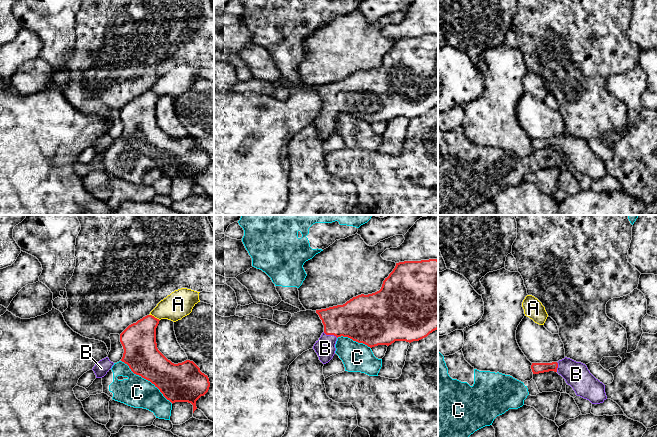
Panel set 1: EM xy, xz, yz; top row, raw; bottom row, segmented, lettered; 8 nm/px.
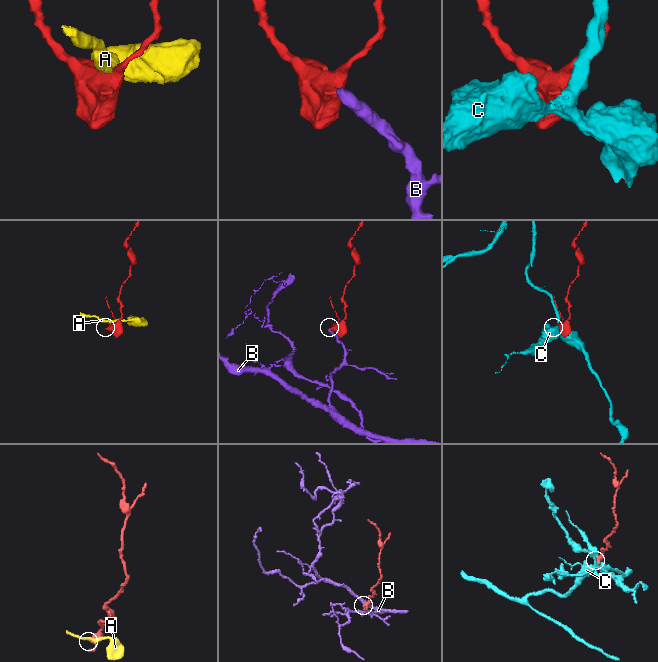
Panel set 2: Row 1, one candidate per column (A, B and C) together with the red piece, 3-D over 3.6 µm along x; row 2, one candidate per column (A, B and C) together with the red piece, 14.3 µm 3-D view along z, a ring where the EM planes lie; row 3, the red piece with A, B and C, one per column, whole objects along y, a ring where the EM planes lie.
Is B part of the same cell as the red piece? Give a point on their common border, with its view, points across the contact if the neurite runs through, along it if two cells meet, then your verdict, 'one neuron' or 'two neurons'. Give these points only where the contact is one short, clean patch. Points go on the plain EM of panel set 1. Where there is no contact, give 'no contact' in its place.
contact xz (330, 110); way xz (357, 95), (344, 96), (330, 110), (325, 124); one neuron

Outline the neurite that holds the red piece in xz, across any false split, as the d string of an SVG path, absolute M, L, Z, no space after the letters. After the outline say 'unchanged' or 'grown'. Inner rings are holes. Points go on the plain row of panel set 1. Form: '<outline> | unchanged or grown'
M438 36L404 37L383 57L379 67L358 71L343 81L316 86L324 108L313 122L319 136L326 140L334 132L338 113L348 113L372 124L395 117L413 118L438 105Z | grown

